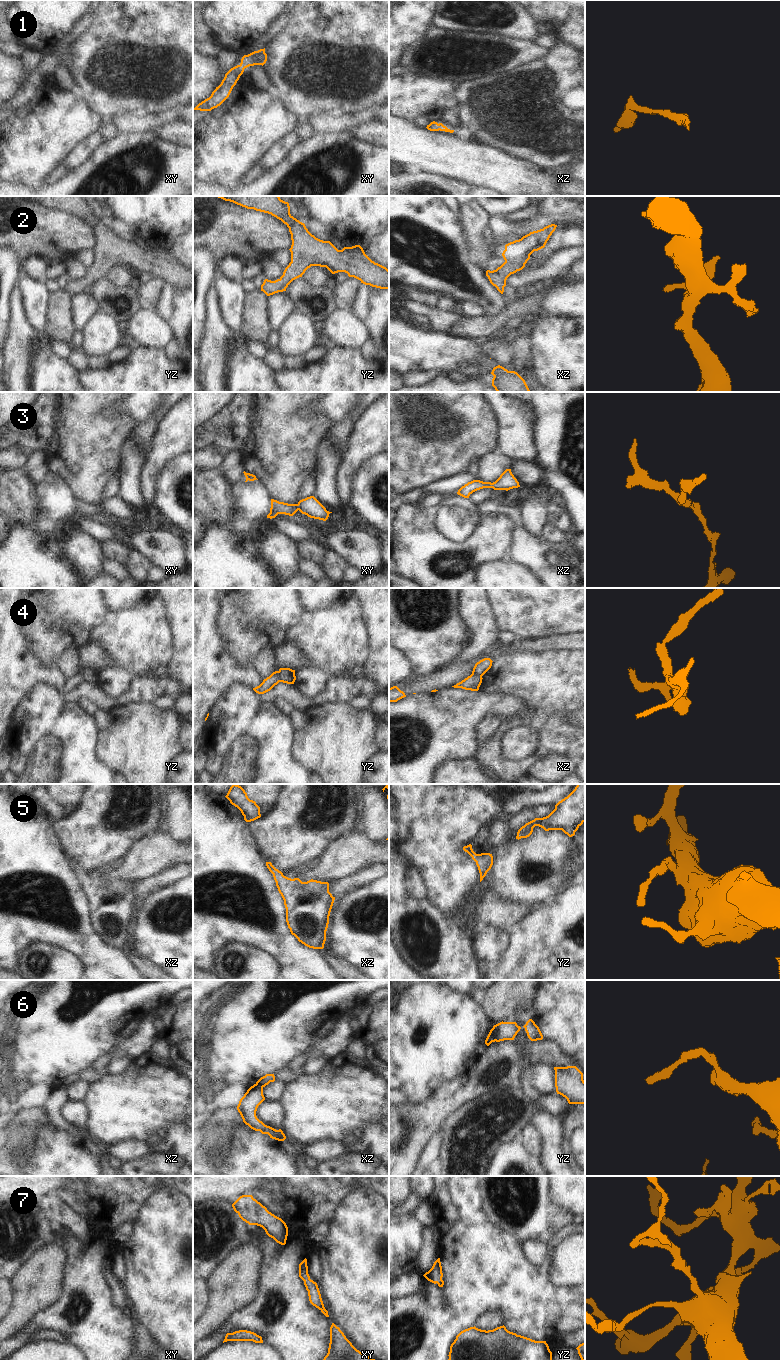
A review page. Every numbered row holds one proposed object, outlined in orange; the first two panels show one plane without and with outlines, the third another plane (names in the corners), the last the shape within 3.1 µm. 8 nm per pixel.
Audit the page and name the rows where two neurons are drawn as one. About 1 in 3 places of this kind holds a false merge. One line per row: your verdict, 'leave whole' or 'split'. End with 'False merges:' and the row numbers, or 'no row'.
1: leave whole
2: leave whole
3: leave whole
4: split
5: leave whole
6: split
7: leave whole
False merges: 4, 6

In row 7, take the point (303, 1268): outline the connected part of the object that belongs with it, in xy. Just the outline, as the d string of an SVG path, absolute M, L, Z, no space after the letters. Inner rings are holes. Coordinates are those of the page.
M306 1258L299 1264L299 1277L304 1281L304 1285L308 1291L310 1303L318 1308L326 1317L329 1317L328 1311L324 1307L318 1285L310 1279L308 1274Z

